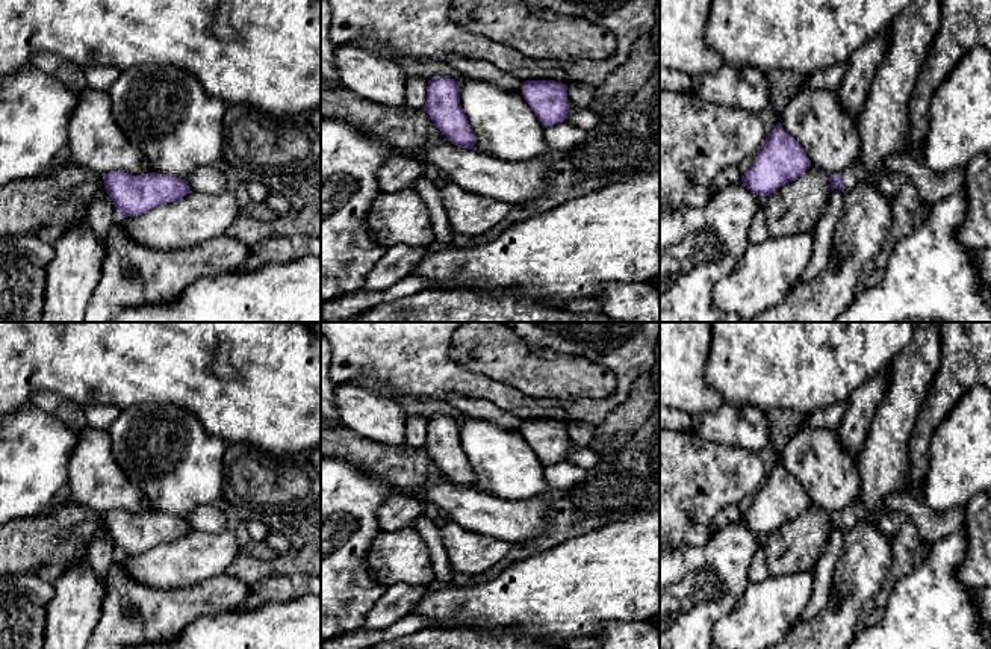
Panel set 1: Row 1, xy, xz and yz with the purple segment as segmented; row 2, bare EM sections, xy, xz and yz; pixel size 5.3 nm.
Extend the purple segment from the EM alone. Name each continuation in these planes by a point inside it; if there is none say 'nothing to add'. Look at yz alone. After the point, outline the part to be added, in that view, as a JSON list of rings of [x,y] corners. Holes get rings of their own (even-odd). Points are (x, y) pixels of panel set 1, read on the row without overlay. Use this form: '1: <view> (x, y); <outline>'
1: yz (855, 513); [[[861,499],[841,510],[841,519],[846,529],[853,528],[856,523],[865,520],[867,517],[868,511],[862,505]]]

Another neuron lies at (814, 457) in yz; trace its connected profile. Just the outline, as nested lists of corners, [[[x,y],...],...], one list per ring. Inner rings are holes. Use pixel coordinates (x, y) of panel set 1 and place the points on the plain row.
[[[802,428],[787,442],[779,461],[802,484],[811,504],[828,513],[858,501],[861,475],[841,448],[837,431]]]

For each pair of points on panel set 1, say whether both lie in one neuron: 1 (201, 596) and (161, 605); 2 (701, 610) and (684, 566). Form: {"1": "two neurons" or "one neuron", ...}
{"1": "one neuron", "2": "one neuron"}

